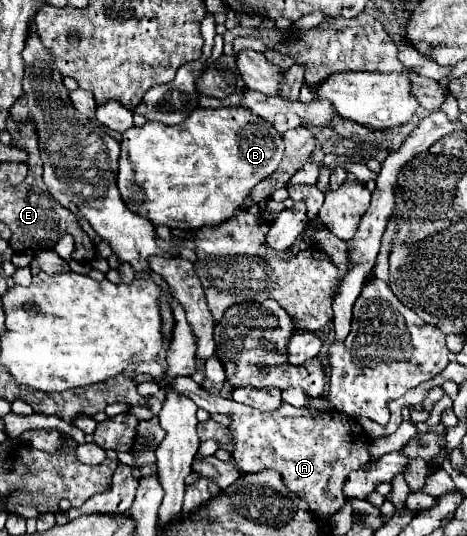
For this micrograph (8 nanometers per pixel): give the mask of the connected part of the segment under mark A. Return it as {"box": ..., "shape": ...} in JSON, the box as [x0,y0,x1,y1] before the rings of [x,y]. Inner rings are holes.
{"box":[162,378,370,518],"shape":[[[164,378],[162,388],[186,392],[198,404],[198,408],[226,414],[230,418],[228,430],[234,438],[232,460],[236,462],[236,468],[244,474],[254,474],[264,468],[280,472],[288,490],[302,496],[308,502],[310,512],[316,512],[322,518],[330,518],[344,506],[346,496],[342,492],[342,486],[348,474],[362,468],[370,458],[366,450],[366,432],[354,418],[342,412],[332,410],[312,414],[290,404],[282,404],[276,412],[260,412],[246,404],[238,404],[232,398],[222,398],[218,394],[206,392],[192,378],[180,378],[174,384]]]}

